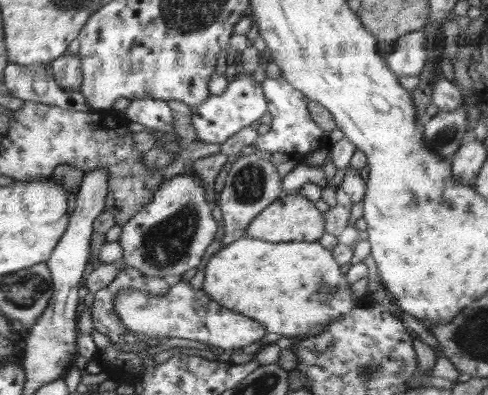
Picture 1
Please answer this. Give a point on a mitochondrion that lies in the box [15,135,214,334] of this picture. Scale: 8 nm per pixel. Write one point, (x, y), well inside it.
(166, 244)

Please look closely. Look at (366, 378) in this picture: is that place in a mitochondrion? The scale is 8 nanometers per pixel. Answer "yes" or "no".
yes

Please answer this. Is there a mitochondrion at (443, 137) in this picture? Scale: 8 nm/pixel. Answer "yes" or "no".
yes

